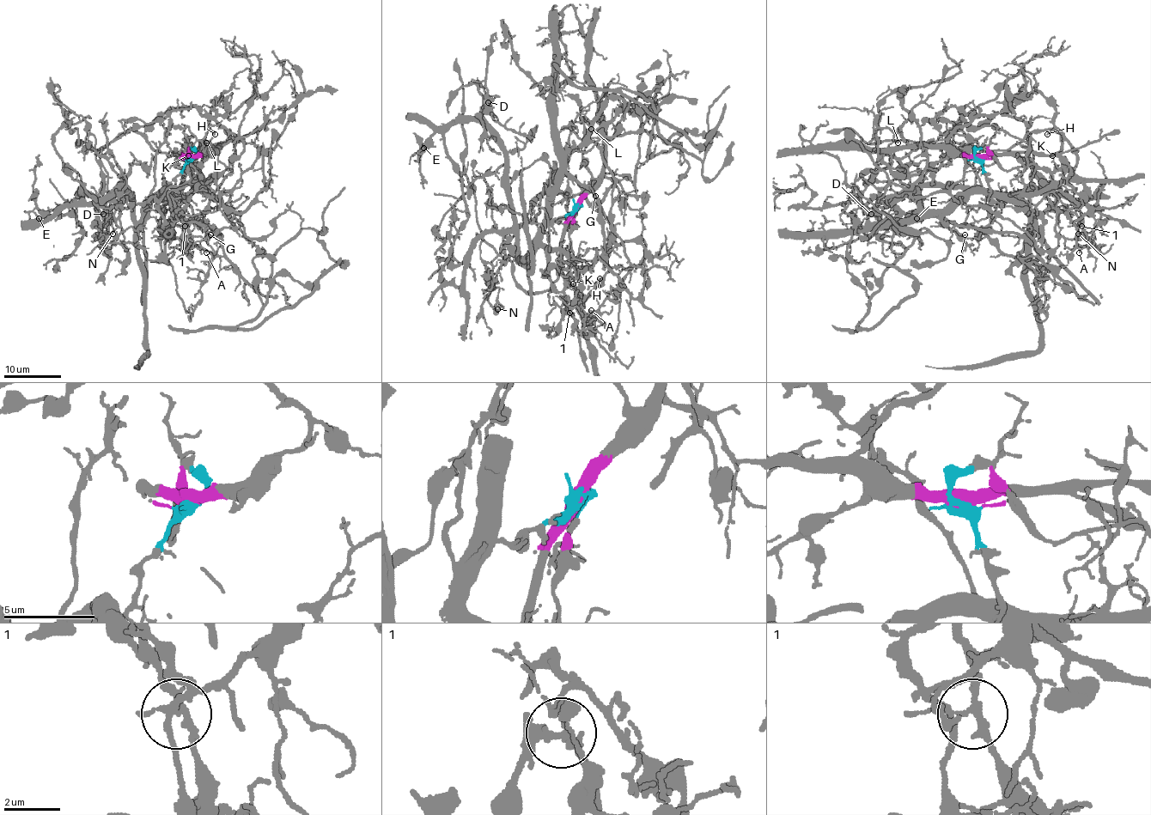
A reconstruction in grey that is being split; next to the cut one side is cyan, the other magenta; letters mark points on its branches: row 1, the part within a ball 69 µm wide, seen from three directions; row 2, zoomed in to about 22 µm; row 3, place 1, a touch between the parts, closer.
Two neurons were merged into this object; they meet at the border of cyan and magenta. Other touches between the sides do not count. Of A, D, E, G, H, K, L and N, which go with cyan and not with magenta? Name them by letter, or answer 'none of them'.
D, E, G, H, N

